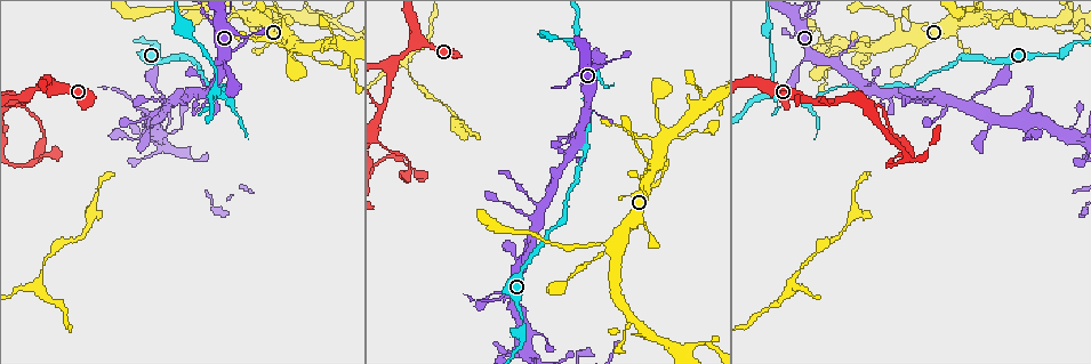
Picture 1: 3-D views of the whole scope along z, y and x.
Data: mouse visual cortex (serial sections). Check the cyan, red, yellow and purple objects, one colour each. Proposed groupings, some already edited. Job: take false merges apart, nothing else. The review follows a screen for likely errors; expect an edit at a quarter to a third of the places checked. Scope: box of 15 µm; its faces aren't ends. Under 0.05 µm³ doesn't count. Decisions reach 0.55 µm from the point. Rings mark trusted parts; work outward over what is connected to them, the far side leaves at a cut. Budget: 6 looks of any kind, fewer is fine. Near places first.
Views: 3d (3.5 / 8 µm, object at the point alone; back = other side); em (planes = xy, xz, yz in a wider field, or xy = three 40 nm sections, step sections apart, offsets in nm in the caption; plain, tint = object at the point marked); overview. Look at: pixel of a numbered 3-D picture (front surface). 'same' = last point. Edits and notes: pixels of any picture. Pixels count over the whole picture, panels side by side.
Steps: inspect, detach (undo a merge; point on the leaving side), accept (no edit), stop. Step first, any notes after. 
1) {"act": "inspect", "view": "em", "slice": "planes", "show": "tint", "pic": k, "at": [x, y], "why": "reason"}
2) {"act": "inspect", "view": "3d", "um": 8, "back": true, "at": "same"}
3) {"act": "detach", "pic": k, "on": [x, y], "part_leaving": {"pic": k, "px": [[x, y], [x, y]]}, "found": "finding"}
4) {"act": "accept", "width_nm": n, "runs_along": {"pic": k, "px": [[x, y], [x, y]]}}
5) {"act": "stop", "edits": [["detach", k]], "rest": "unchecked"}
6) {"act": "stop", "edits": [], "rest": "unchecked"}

{"act": "inspect", "view": "3d", "um": 3.5, "pic": 1, "at": [573, 75], "why": "sudden change in width"}

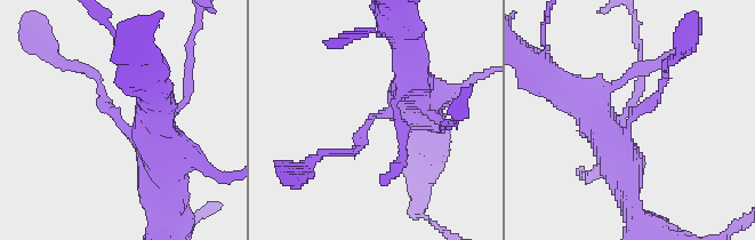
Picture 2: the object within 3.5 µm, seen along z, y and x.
{"act": "inspect", "view": "em", "slice": "planes", "show": "tint", "pic": 2, "at": [632, 114], "arm_widths_nm": [100, 500], "why": "need the tissue"}

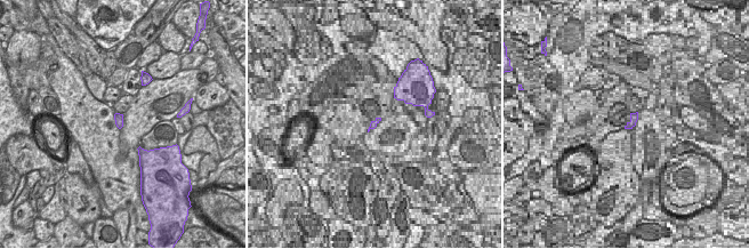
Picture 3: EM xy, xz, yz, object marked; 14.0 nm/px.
{"act": "accept", "width_nm": 130, "runs_along": {"pic": 2, "px": [[624, 180], [616, 141], [659, 92], [665, 70]]}, "found": "all the same cell"}

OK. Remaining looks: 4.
{"act": "inspect", "view": "3d", "um": 3.5, "pic": 1, "at": [216, 94], "why": "arms part here"}

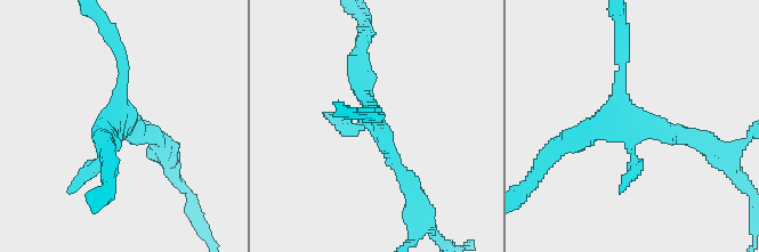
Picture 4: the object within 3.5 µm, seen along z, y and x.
{"act": "inspect", "view": "em", "slice": "xy", "step": 1, "show": "plain", "pic": 4, "at": [376, 124]}

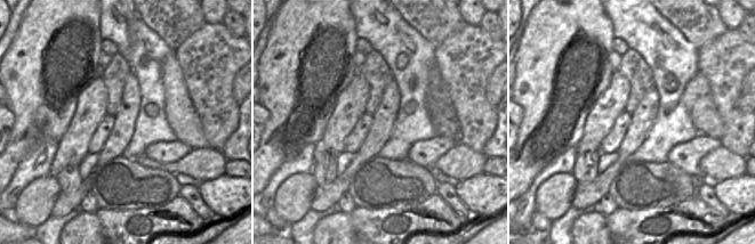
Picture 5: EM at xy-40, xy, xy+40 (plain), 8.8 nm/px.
{"act": "inspect", "view": "em", "slice": "xy", "step": 1, "show": "tint", "at": "same", "why": "with the object marked"}

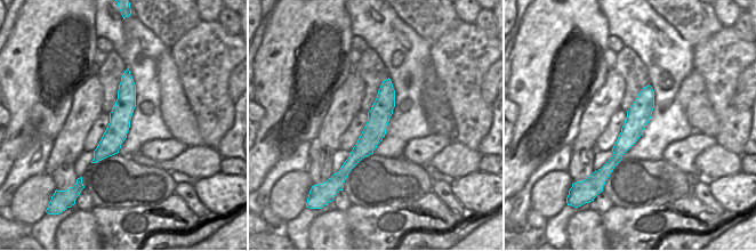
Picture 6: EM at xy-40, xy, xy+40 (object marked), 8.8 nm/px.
{"act": "accept", "runs_along": {"pic": 4, "px": [[692, 139], [624, 114], [622, 45]]}, "found": "one cell here"}

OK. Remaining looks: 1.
{"act": "inspect", "view": "3d", "um": 3.5, "pic": 1, "at": [983, 13], "why": "sudden change in width"}

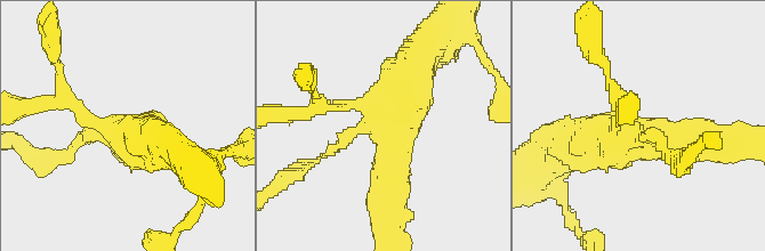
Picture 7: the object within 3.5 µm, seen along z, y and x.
{"act": "accept", "runs_along": {"pic": 7, "px": [[411, 70], [394, 119], [359, 128], [313, 162]]}, "found": "all the same cell"}

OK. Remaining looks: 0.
{"act": "stop", "edits": [], "rest": "unchecked"}

